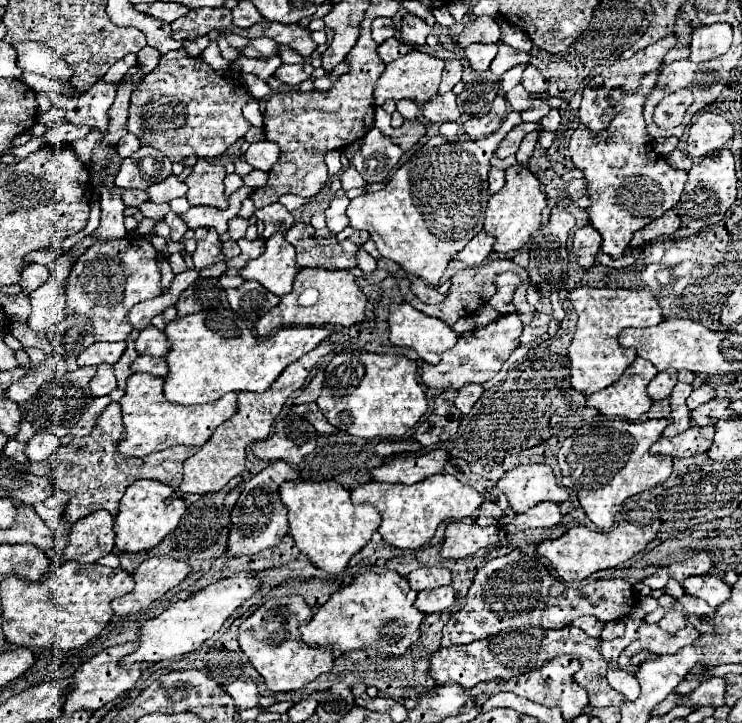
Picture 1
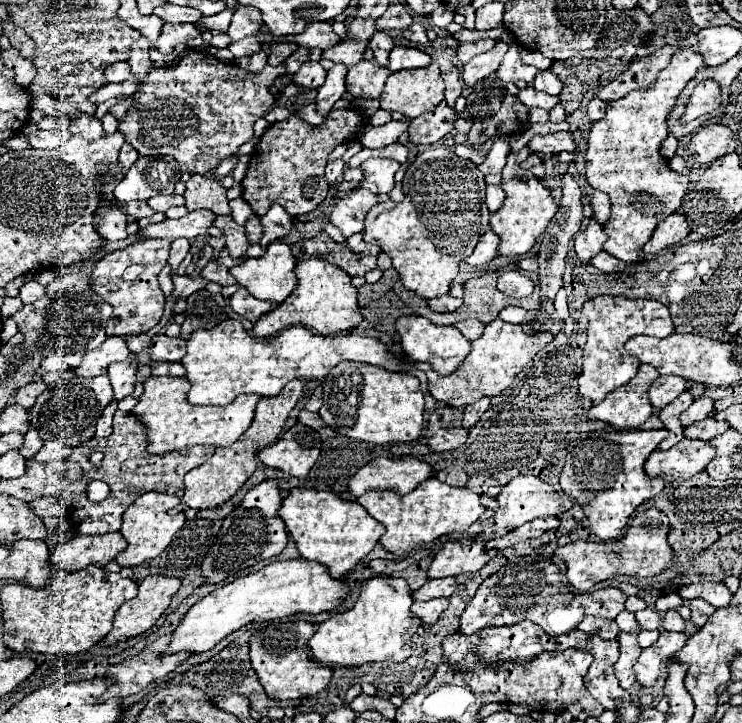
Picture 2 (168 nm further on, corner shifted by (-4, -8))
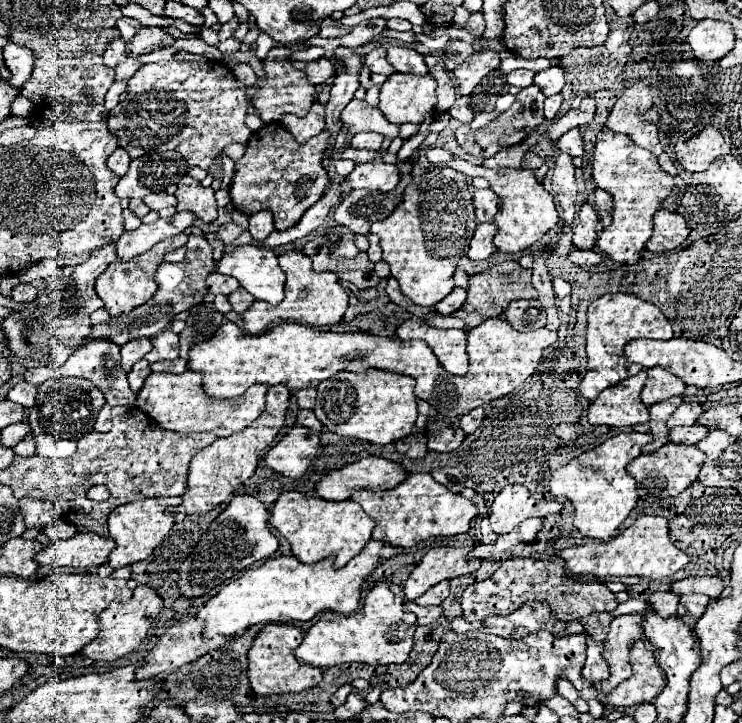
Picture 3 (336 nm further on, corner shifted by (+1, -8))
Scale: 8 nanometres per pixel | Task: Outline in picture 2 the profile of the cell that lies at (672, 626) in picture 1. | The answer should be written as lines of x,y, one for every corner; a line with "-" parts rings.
669,610
669,612
663,614
661,628
669,630
669,632
683,632
685,630
685,620
679,616
677,610

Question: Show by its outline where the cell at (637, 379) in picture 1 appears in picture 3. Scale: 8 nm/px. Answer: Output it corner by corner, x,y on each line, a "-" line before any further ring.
646,372
624,380
620,386
604,390
588,408
588,422
594,426
636,426
648,422
648,408
640,400

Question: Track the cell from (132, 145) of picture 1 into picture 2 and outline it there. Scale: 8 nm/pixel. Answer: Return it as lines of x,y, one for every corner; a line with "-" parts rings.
125,142
123,148
121,148
121,152
119,152
119,166
121,166
123,170
129,170
137,158
139,158
137,150
133,150
133,146
129,146
129,144

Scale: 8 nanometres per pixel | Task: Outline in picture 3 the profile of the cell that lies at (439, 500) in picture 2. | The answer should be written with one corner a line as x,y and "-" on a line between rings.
408,474
402,484
384,492
356,490
352,494
352,500
358,502
364,512
374,518
376,528
372,532
372,540
384,540
392,546
402,548
414,546
434,536
464,534
470,528
470,520
476,516
476,506
468,498
452,494
430,474

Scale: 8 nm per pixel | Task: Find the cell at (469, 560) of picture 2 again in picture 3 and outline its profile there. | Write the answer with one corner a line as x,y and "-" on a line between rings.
432,548
414,568
408,582
404,584
404,598
416,600
428,588
442,580
450,580
454,576
472,574
478,570
480,562
476,558
468,558
470,548

